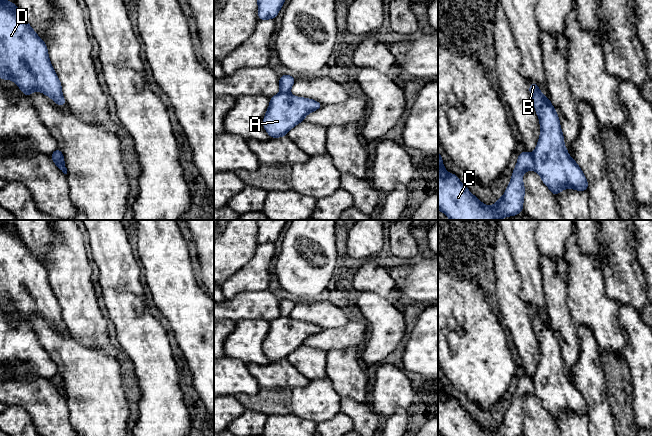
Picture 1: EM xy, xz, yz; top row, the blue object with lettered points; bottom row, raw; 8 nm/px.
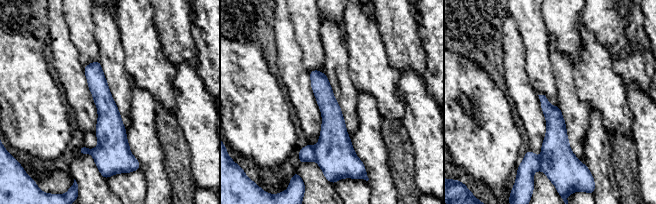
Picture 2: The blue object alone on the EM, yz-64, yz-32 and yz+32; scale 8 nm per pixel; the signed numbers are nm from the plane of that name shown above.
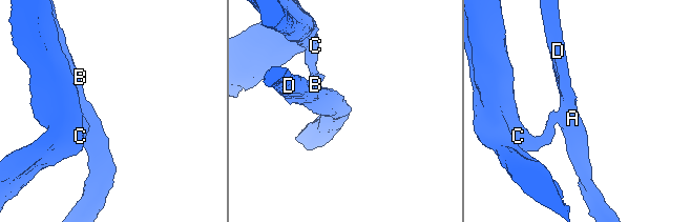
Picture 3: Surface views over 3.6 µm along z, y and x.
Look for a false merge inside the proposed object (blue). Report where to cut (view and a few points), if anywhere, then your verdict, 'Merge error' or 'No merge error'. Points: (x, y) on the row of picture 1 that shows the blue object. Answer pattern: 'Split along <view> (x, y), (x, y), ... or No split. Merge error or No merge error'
Split along yz (531, 155), (534, 161), (534, 168). Merge error

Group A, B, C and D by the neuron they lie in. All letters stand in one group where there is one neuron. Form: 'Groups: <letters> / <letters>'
Groups: A B D / C

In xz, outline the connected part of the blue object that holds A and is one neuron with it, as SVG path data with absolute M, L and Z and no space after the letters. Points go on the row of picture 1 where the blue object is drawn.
M280 92L270 98L270 104L263 119L263 127L270 138L279 138L300 122L307 114L318 110L322 103L303 97L295 97L288 92Z

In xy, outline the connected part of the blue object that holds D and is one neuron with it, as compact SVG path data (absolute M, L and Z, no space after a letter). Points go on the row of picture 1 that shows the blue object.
M0 0L0 79L11 79L29 98L32 91L40 91L60 107L66 105L62 85L51 65L45 42L23 19L15 2L7 0Z

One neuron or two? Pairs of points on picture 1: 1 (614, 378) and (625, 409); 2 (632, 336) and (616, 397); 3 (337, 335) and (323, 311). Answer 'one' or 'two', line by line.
1: one
2: two
3: two

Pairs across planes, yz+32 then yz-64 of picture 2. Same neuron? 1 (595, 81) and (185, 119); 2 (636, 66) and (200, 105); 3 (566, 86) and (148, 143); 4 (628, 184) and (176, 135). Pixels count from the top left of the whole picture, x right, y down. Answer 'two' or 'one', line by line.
1: two
2: two
3: two
4: one

